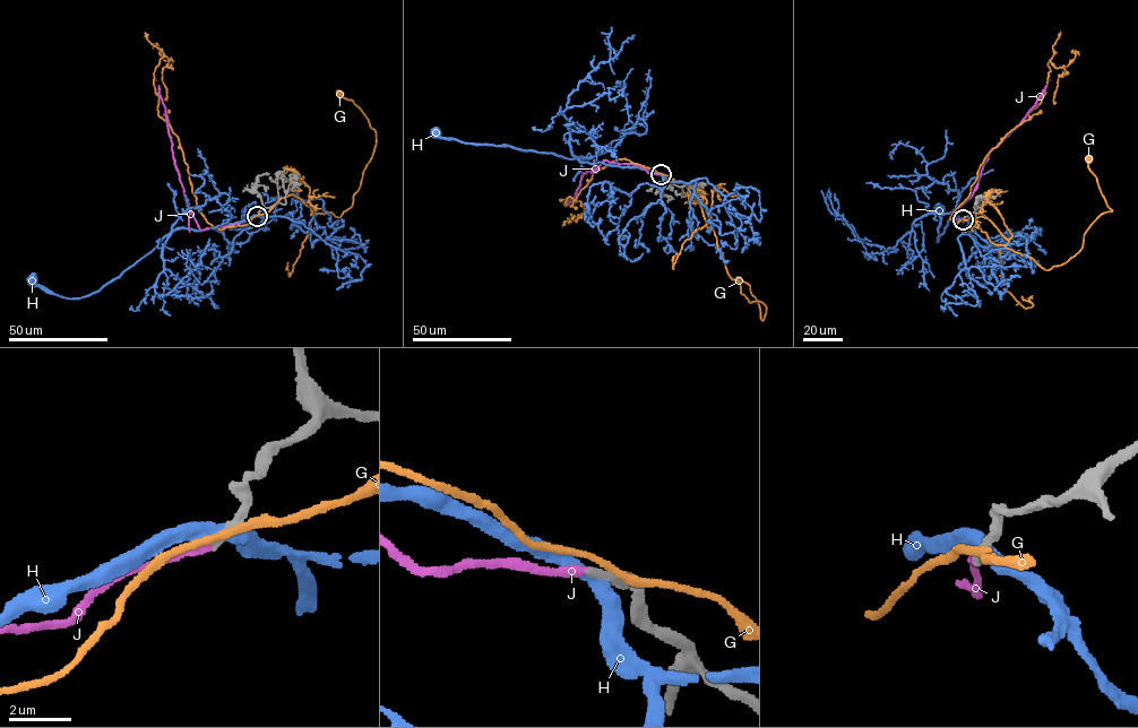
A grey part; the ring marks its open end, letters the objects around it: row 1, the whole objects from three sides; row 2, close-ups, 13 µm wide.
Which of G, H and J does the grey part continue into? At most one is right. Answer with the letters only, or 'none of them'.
J

